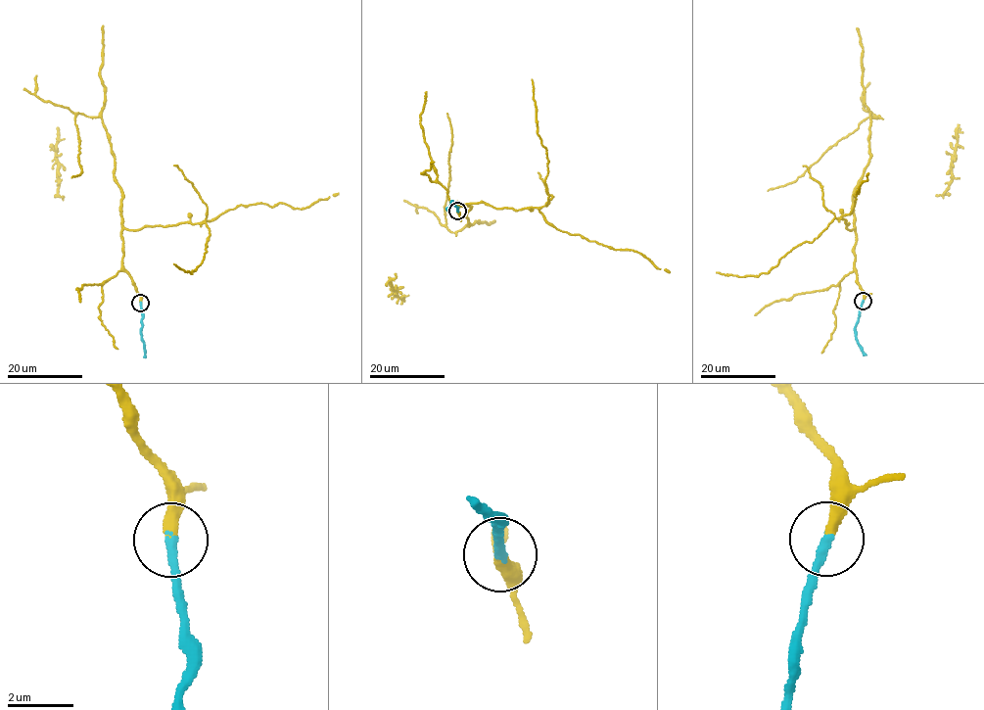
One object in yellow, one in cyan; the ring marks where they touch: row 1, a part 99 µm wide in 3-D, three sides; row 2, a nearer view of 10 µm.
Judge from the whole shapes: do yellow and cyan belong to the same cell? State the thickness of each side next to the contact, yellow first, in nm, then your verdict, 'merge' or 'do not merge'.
340/280 nm | merge

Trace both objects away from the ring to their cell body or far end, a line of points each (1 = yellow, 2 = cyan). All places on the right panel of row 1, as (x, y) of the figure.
1: (863, 301), (855, 265), (853, 191), (870, 158), (870, 119), (879, 116), (864, 118), (792, 182), (768, 191)
2: (863, 301), (856, 339), (866, 355)

